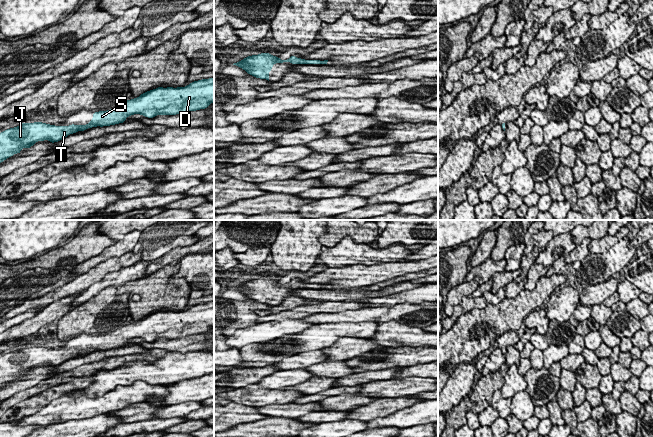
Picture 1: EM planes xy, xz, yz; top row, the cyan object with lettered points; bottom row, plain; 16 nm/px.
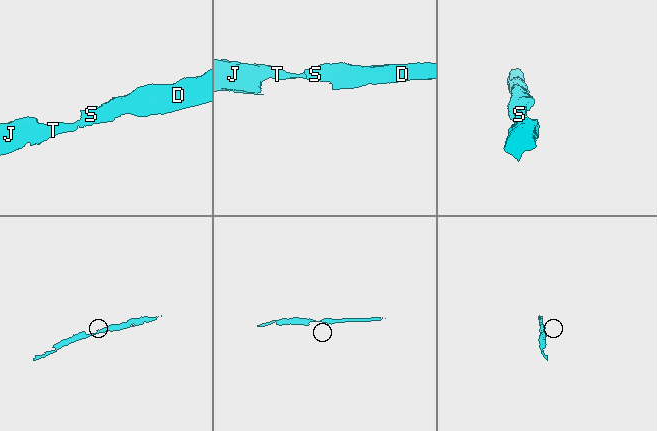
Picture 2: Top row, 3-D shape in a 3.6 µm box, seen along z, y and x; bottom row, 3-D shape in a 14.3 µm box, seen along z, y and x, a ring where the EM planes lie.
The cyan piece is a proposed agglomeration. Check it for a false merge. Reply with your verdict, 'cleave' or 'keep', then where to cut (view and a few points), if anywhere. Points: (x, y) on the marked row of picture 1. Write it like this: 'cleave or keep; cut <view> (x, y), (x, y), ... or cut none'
keep; cut none

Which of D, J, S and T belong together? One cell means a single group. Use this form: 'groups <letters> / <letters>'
groups D J S T

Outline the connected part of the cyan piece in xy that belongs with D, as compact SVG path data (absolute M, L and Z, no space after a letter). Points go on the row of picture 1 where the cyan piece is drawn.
M214 77L191 82L185 87L157 87L156 89L142 93L137 98L124 101L110 110L93 112L92 120L86 125L71 124L69 126L55 126L42 122L24 122L17 127L7 129L0 133L0 163L13 156L14 154L21 153L22 148L28 149L32 147L38 141L49 140L50 143L55 143L70 134L74 134L78 131L85 131L89 127L104 127L124 123L127 117L134 114L140 114L147 118L154 118L155 116L160 114L176 115L191 111L197 111L200 109L206 109L213 102Z

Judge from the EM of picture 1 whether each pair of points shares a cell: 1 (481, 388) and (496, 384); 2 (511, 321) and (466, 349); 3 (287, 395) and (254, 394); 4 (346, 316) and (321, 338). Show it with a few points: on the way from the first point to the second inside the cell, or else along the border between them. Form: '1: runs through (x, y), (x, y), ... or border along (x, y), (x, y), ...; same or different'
1: runs through (485, 387), (488, 384), (492, 384); same
2: runs through (495, 319), (476, 319), (467, 329), (467, 333); same
3: runs through (279, 396), (262, 396); same
4: border along (365, 321), (323, 322), (318, 324); different

